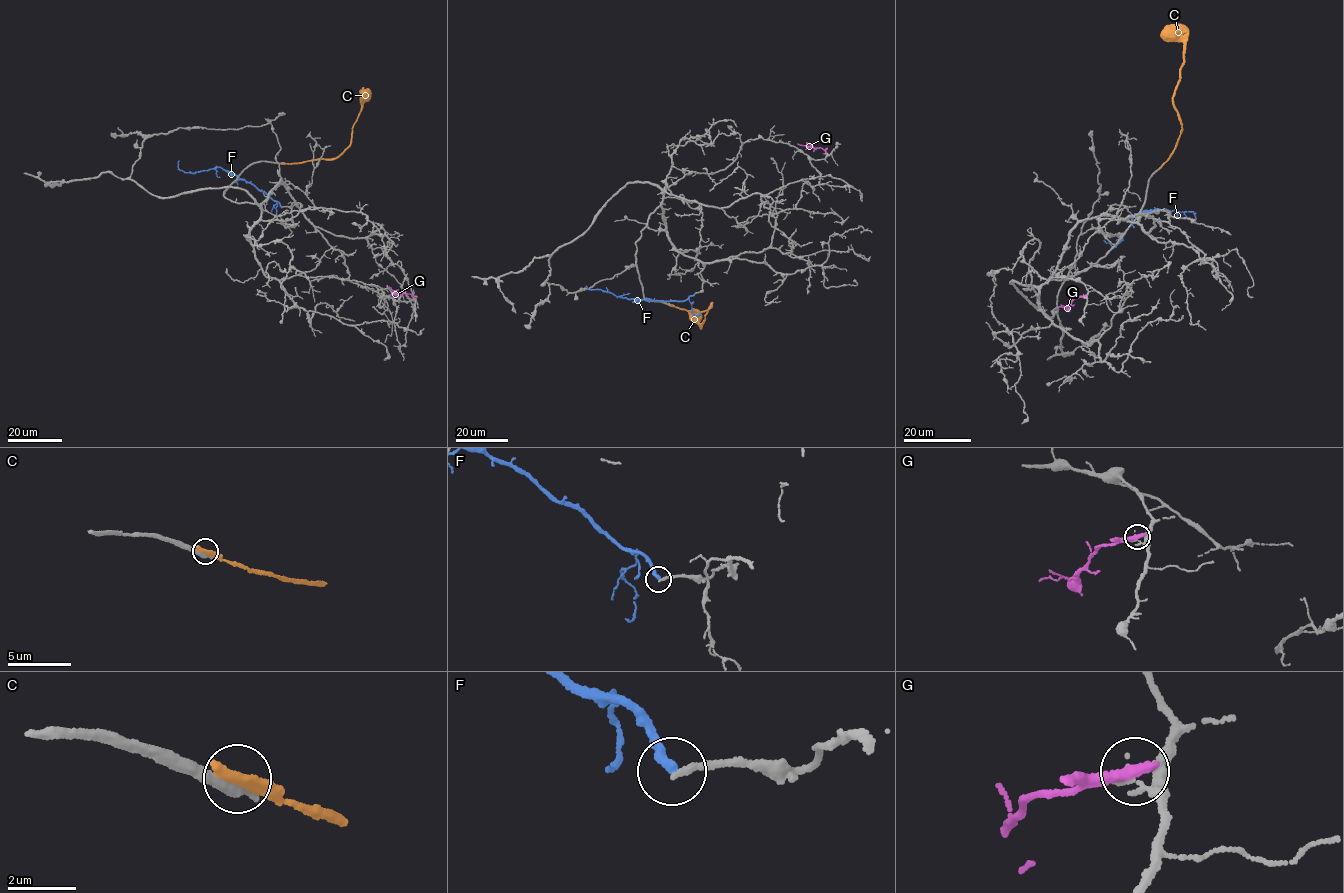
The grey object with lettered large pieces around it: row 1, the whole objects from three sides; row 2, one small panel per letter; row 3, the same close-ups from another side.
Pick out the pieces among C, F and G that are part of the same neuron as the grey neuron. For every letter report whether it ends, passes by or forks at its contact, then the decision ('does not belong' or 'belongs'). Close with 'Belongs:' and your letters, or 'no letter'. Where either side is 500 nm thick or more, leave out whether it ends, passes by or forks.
C: it ends there; does not belong
F: it ends there; does not belong
G: it ends there; does not belong
Belongs: no letter

